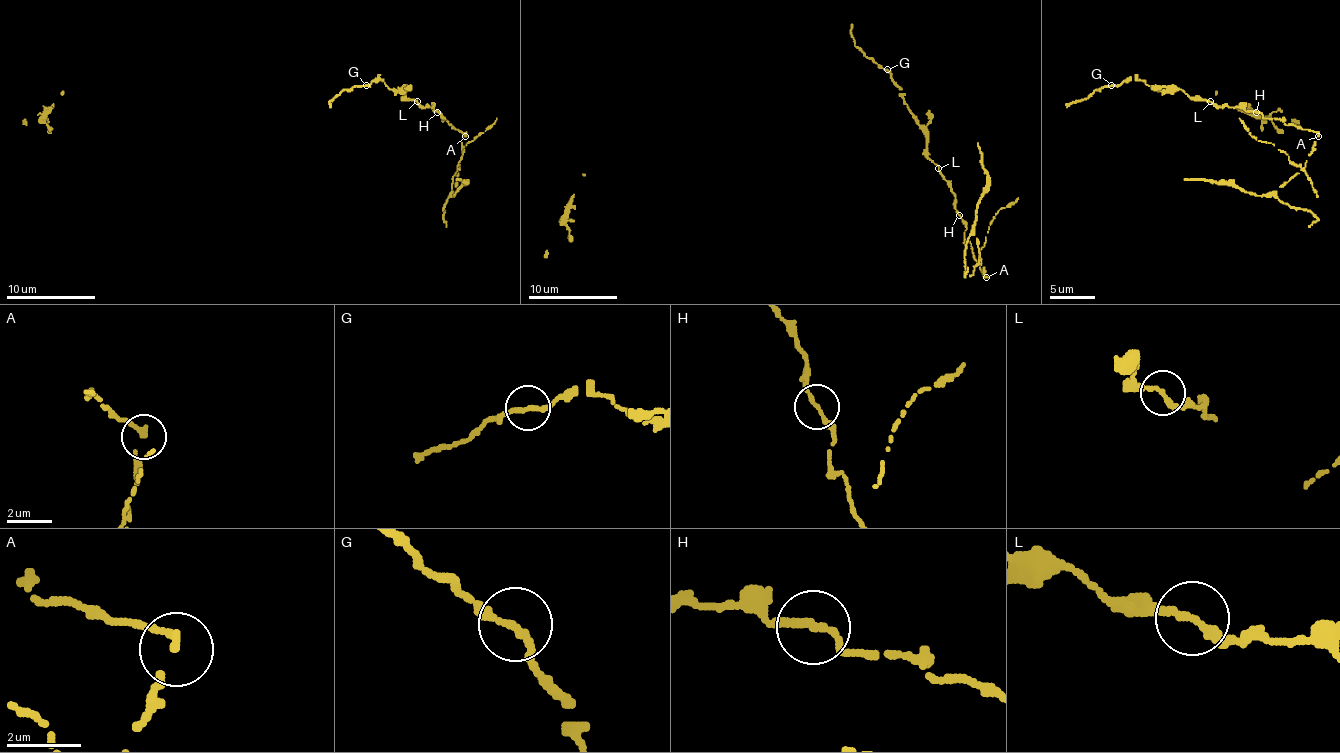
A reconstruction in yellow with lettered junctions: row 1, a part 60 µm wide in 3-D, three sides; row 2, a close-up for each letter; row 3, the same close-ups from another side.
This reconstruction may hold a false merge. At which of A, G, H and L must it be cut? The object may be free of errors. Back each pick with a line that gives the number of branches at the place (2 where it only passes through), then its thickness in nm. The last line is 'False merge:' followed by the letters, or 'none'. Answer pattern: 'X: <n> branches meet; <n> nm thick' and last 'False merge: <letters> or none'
A: 2 branches meet; 180 nm thick
False merge: A

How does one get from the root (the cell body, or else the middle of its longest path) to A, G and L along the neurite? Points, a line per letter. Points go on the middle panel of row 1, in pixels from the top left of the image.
A: (896, 85), (925, 137), (925, 154), (955, 195), (955, 208), (966, 224), (963, 237), (986, 278)
G: (896, 85), (887, 69)
L: (896, 85), (925, 137), (925, 154), (939, 168)

